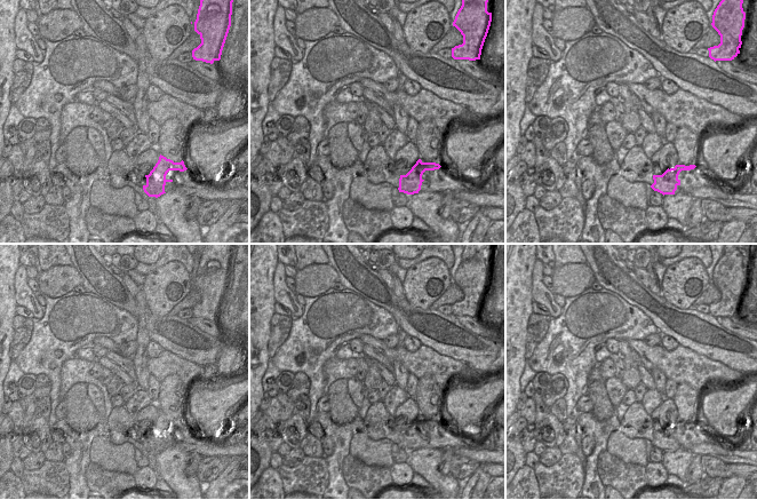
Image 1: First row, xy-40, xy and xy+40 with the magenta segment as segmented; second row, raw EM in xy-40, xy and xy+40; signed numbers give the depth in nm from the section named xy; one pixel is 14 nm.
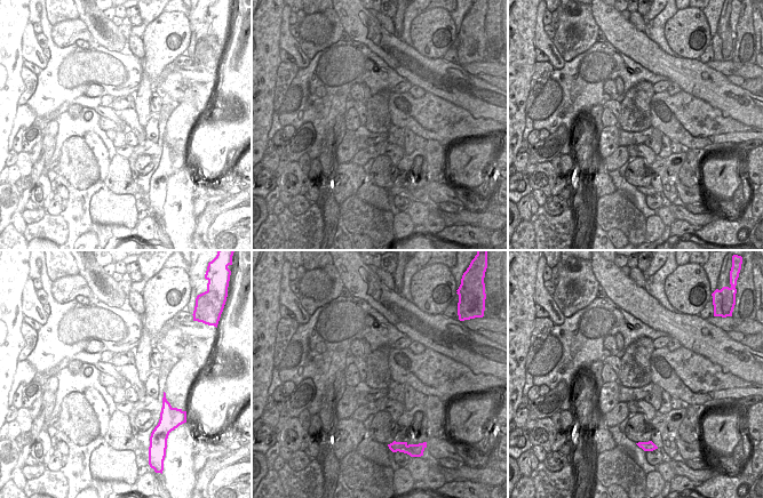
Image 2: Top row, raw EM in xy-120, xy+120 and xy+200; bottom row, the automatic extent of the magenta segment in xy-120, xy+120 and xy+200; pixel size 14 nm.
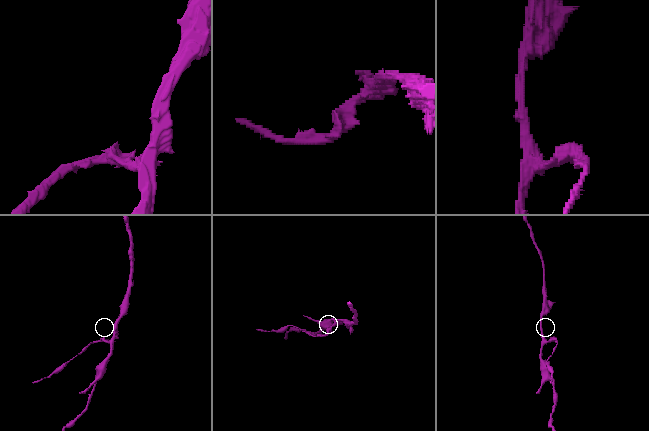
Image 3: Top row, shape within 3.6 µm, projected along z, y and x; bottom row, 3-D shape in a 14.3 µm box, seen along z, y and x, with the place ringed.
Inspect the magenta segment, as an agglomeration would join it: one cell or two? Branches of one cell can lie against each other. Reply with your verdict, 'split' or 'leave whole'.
split

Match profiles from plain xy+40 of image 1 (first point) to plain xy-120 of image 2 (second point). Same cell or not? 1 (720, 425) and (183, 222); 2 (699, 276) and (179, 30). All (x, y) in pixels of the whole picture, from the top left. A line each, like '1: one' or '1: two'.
1: two
2: one

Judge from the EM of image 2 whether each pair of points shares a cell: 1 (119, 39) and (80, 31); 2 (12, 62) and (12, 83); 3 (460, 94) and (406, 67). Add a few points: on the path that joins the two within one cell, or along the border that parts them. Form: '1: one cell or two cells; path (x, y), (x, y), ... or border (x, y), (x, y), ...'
1: two cells; border (78, 18), (85, 24), (89, 33), (88, 41)
2: one cell; path (12, 67), (12, 78)
3: one cell; path (446, 90), (430, 74), (420, 71)

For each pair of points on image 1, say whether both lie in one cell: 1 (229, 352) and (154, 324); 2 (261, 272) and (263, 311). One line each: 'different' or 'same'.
1: same
2: same

